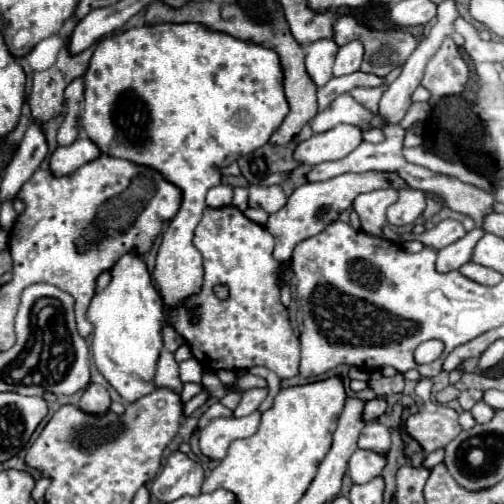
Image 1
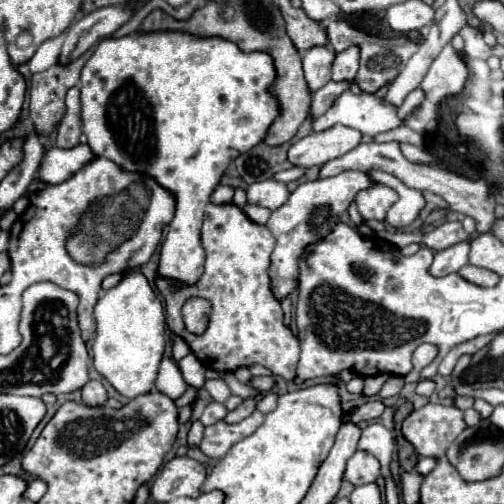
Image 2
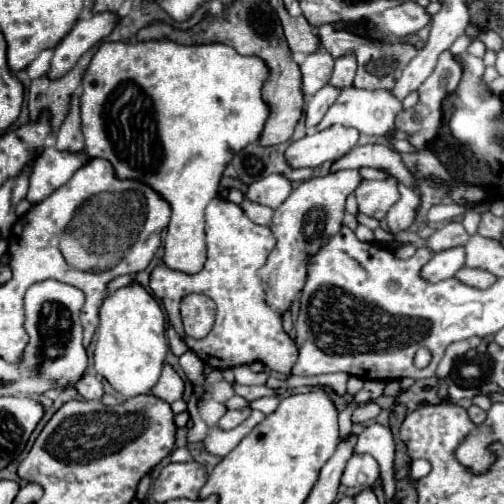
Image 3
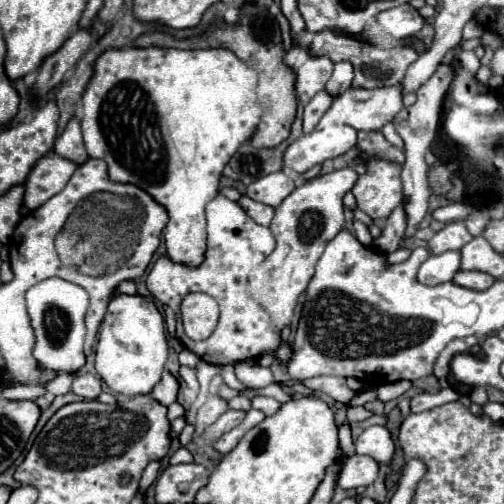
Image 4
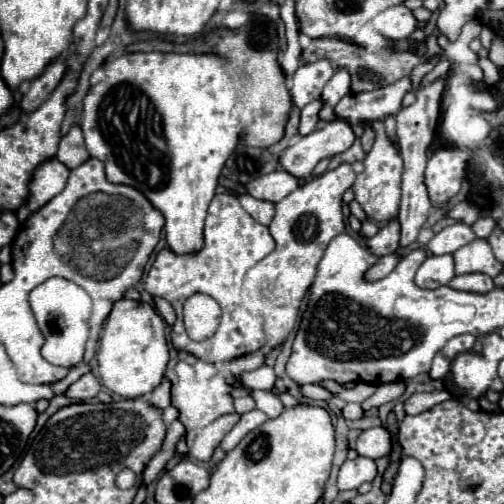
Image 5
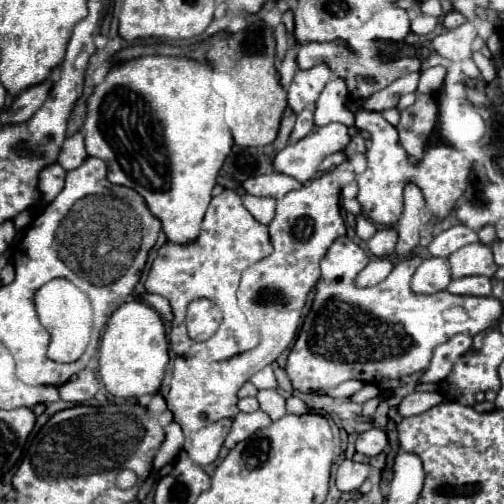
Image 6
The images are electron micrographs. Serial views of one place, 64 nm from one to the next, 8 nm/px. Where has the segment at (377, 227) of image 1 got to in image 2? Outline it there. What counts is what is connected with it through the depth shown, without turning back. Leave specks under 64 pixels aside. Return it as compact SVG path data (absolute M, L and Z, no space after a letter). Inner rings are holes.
M372 184L366 190L360 190L356 194L356 204L358 212L362 214L364 220L384 220L388 208L398 200L398 194L384 184Z

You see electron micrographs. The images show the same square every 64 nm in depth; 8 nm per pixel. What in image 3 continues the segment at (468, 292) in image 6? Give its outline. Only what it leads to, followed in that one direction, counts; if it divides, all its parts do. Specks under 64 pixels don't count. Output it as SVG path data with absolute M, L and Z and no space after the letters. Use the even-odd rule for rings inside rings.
M460 268L456 272L456 278L472 288L490 288L494 282L496 282L496 276L492 276L490 272L484 272L484 270L476 270L476 268Z

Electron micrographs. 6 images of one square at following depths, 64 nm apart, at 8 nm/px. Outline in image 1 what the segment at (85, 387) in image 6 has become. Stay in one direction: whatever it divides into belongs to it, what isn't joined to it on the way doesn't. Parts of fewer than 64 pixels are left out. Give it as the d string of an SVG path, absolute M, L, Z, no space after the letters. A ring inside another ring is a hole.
M88 384L88 388L82 394L82 400L78 404L84 412L92 412L92 414L104 414L110 406L110 394L104 386L100 384Z

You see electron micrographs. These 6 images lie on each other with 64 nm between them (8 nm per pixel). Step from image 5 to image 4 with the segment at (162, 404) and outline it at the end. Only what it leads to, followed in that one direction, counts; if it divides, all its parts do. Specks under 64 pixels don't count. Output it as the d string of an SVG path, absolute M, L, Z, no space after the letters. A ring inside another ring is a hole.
M168 370L162 374L162 380L150 392L150 396L164 406L170 406L172 402L176 402L176 394L178 394L178 380Z

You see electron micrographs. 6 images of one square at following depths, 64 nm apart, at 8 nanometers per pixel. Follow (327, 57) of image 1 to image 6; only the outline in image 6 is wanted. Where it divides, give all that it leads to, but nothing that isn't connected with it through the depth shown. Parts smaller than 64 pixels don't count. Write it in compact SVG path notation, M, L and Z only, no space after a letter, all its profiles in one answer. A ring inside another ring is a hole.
M320 64L312 70L298 70L290 88L288 88L288 106L294 114L302 112L306 106L314 104L324 90L326 82L330 78L328 66Z

